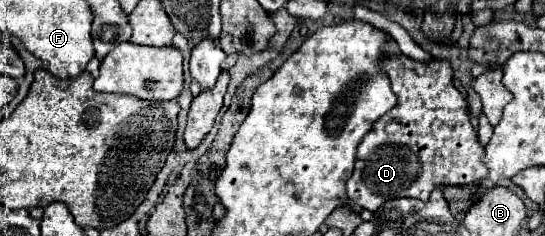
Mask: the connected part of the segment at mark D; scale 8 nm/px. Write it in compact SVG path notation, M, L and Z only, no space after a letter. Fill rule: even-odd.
M390 53L386 55L382 67L390 75L392 91L396 93L398 103L374 123L372 131L358 145L356 167L346 183L348 197L356 201L362 209L376 211L382 203L390 199L414 197L426 201L436 187L478 183L482 175L486 175L486 167L482 167L480 163L484 147L480 145L478 131L472 127L470 117L466 113L466 101L452 83L450 63L438 59L432 59L430 63L420 63L406 55Z

